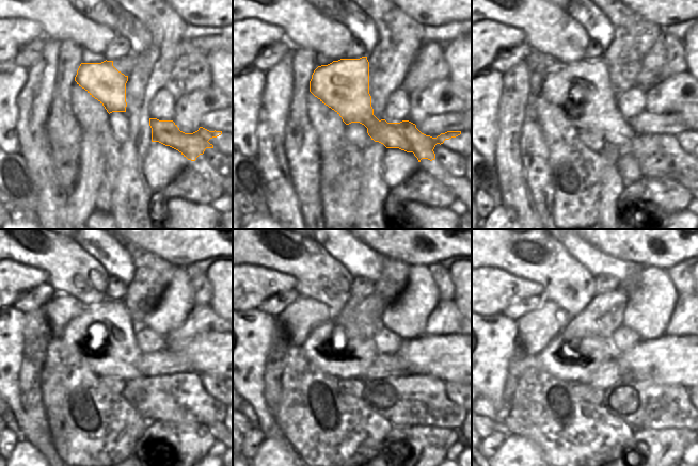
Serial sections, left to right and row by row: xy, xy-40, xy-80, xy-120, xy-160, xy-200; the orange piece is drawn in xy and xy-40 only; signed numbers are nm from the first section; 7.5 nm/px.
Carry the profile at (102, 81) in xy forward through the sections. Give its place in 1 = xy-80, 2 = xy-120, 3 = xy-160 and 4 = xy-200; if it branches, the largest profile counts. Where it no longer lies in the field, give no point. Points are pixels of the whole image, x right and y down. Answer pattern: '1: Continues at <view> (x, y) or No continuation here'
1: Continues at xy-80 (583, 87)
2: Continues at xy-120 (107, 328)
3: Continues at xy-160 (359, 337)
4: Continues at xy-200 (551, 358)

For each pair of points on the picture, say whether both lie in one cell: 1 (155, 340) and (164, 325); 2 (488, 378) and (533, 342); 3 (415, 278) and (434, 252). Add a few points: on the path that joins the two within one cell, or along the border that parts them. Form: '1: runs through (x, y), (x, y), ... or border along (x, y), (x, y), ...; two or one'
1: border along (144, 325), (160, 333), (165, 338); two
2: border along (516, 321), (519, 346); two
3: border along (410, 264), (423, 264), (428, 268); two

